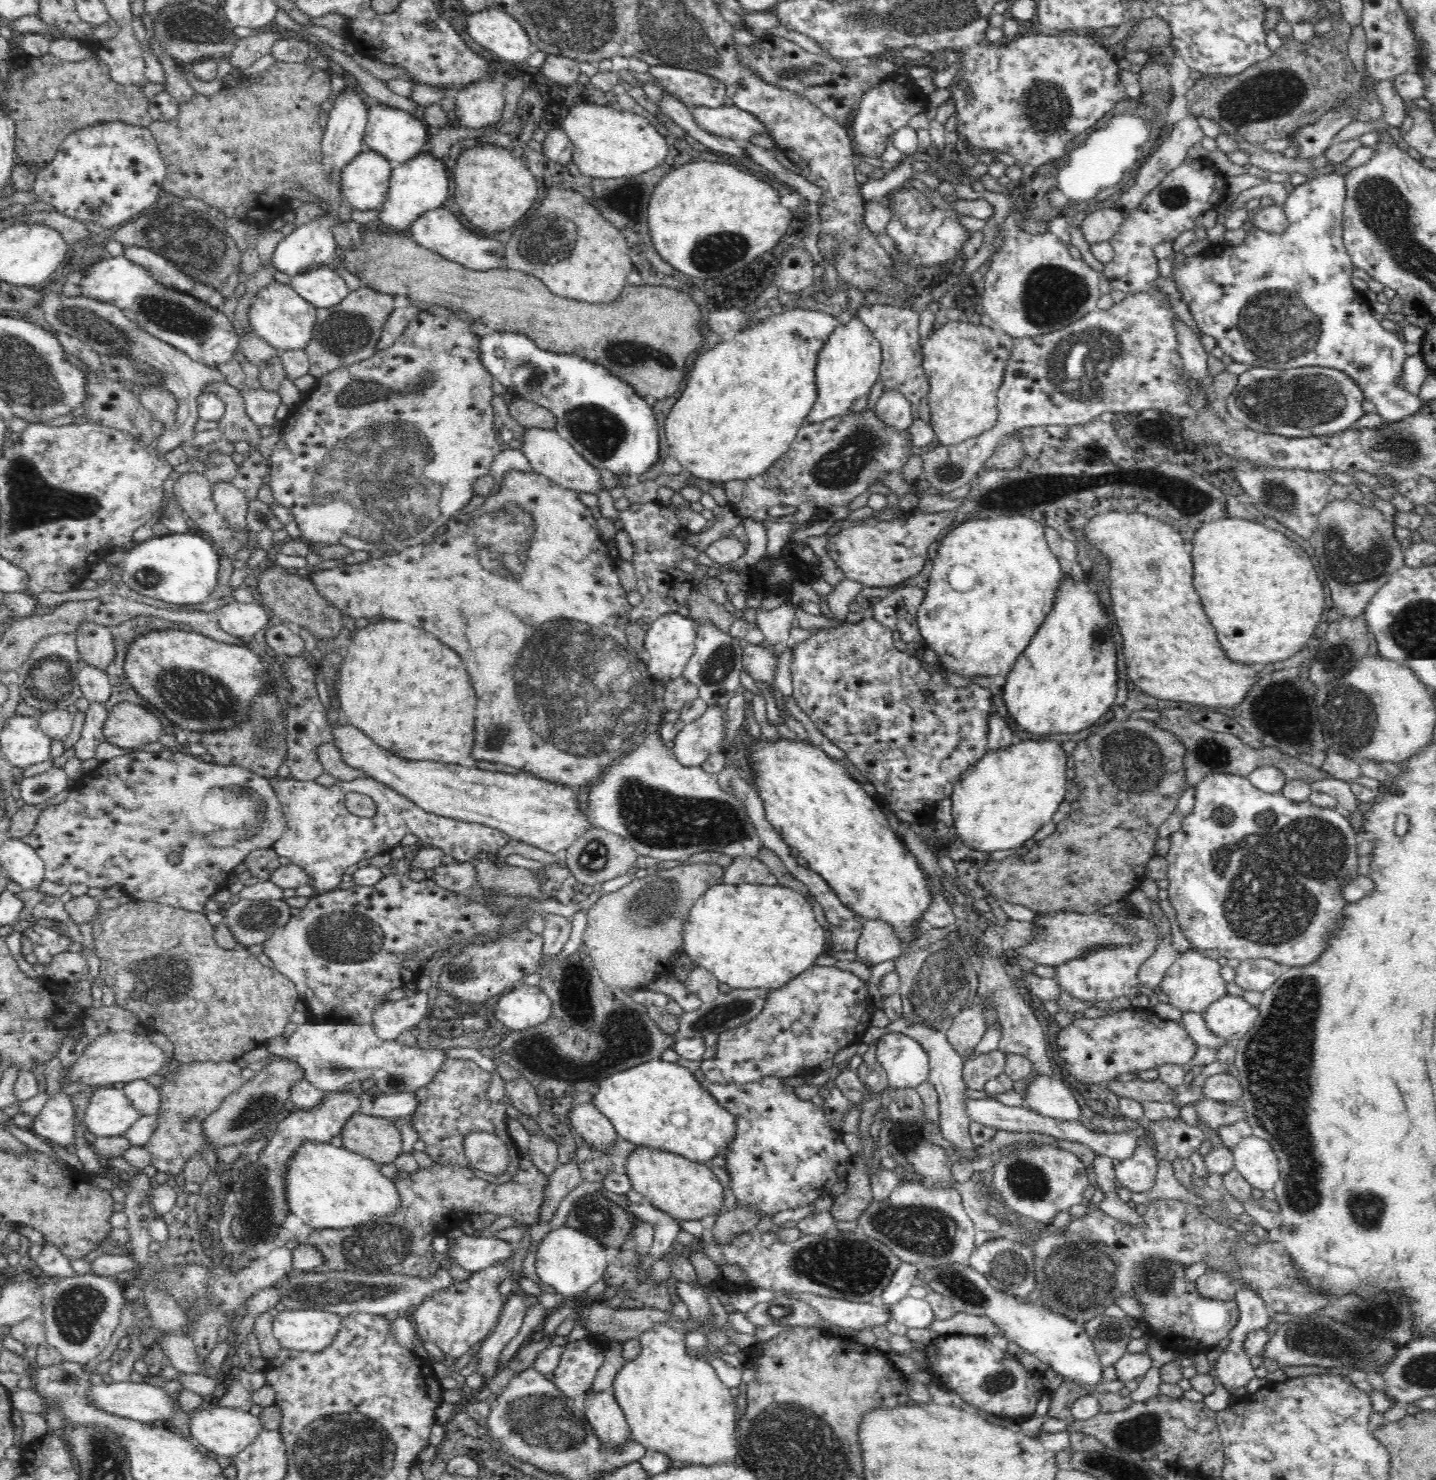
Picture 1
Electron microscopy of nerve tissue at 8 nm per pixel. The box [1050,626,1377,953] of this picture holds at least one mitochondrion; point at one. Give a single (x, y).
(1274, 869)

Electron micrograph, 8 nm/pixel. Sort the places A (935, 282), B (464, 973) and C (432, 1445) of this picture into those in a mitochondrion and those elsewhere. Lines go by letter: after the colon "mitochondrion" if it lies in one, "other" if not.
A: other
B: mitochondrion
C: other

